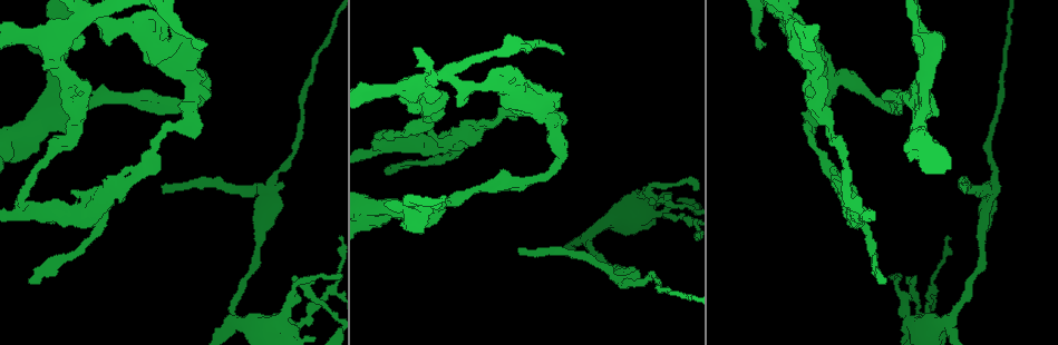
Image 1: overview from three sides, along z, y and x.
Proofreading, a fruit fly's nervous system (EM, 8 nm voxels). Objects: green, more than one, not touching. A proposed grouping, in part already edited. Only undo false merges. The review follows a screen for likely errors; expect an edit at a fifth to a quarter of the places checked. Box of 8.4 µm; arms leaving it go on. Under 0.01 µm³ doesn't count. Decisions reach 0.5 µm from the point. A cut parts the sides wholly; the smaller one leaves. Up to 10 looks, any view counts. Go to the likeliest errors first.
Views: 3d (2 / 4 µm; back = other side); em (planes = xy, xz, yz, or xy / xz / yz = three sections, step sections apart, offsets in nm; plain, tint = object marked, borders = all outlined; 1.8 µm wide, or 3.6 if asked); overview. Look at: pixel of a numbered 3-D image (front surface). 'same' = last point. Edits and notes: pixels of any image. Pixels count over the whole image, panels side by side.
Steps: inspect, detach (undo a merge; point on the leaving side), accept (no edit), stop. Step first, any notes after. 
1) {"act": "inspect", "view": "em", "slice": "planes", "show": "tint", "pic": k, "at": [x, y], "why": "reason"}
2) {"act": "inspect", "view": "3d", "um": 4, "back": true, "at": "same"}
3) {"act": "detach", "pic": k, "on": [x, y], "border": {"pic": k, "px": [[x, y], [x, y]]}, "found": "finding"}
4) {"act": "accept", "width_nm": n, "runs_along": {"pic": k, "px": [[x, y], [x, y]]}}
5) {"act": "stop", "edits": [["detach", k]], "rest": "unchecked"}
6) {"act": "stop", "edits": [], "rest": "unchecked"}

{"act": "inspect", "view": "em", "slice": "yz", "step": 8, "show": "tint", "pic": 1, "at": [446, 73], "why": "sharp bend"}

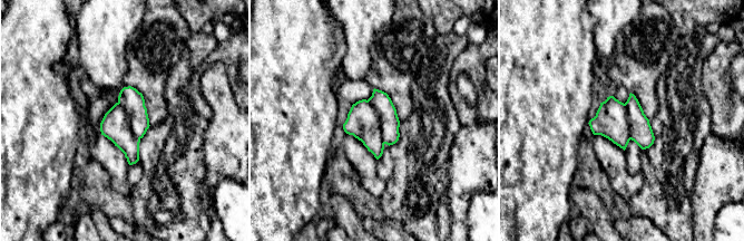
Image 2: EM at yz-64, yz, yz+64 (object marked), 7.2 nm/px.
{"act": "inspect", "view": "em", "slice": "planes", "show": "borders", "at": "same"}

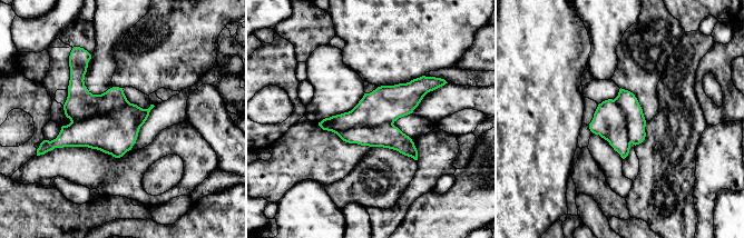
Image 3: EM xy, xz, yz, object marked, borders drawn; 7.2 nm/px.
{"act": "detach", "pic": 3, "on": [115, 134], "border": {"pic": 3, "px": [[129, 102], [108, 112], [71, 121]]}, "found": "a second neuron is stuck on"}

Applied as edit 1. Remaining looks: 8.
{"act": "inspect", "view": "overview", "why": "see it whole again"}

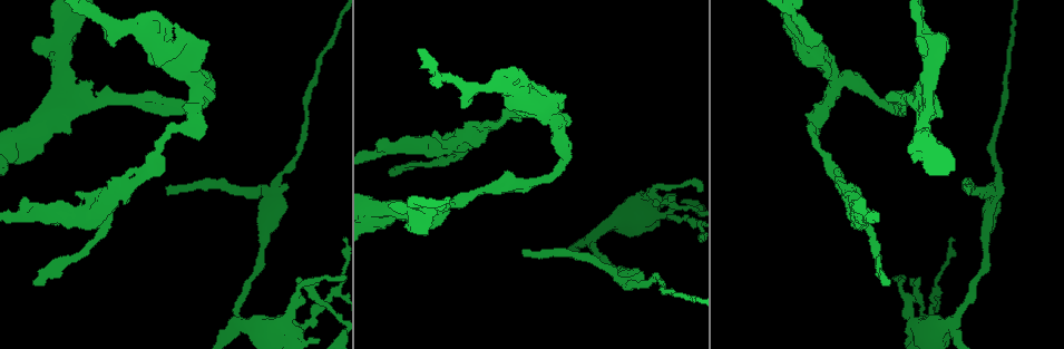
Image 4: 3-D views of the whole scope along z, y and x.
{"act": "inspect", "view": "3d", "um": 2, "pic": 4, "at": [62, 57], "why": "sharp bend"}

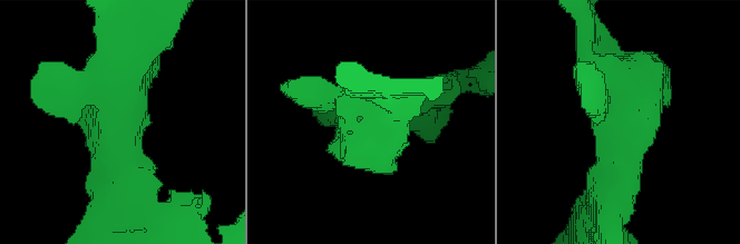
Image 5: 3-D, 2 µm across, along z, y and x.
{"act": "inspect", "view": "em", "slice": "planes", "show": "tint", "pic": 5, "at": [373, 113], "arms": 3, "arm_widths_nm": [260, 260, 280]}

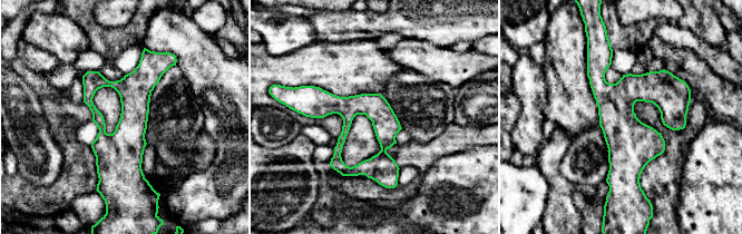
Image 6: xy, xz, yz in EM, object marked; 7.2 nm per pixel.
{"act": "accept", "runs_along": {"pic": 6, "px": [[145, 55], [119, 185]]}, "found": "continuous, no second neuron"}

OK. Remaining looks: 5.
{"act": "inspect", "view": "em", "slice": "planes", "show": "plain", "pic": 4, "at": [998, 198], "why": "abrupt turn"}

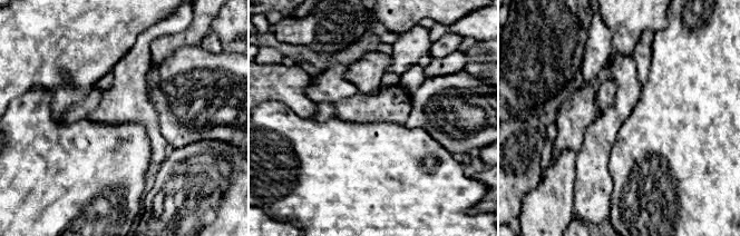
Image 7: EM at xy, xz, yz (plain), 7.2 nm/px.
{"act": "inspect", "view": "em", "slice": "planes", "show": "borders", "at": "same"}

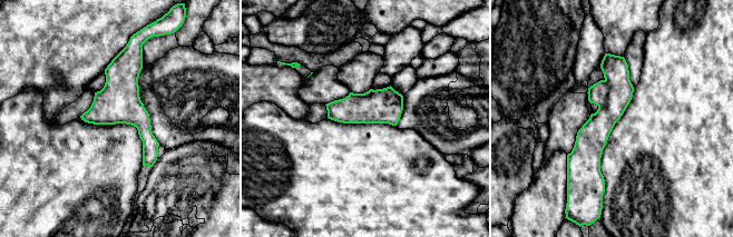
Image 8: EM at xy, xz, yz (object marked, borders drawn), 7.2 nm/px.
{"act": "detach", "pic": 8, "on": [597, 94], "width_nm": 260, "found": "a second neuron is stuck on"}

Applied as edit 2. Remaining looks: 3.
{"act": "inspect", "view": "em", "slice": "planes", "show": "tint", "pic": 4, "at": [556, 126], "why": "arms part here"}

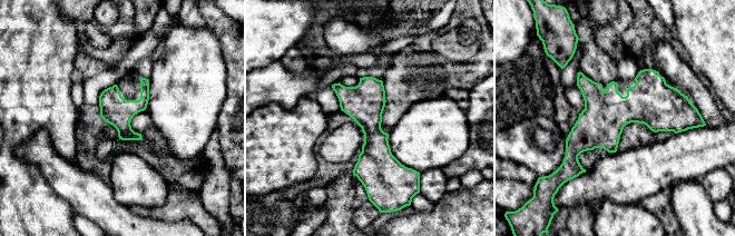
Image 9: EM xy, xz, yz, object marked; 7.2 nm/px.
{"act": "accept", "runs_along": {"pic": 9, "px": [[686, 112], [611, 112], [567, 158]]}, "found": "continuous, no second neuron"}

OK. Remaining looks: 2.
{"act": "stop", "edits": [["detach", 3], ["detach", 8]], "rest": "unchecked"}

